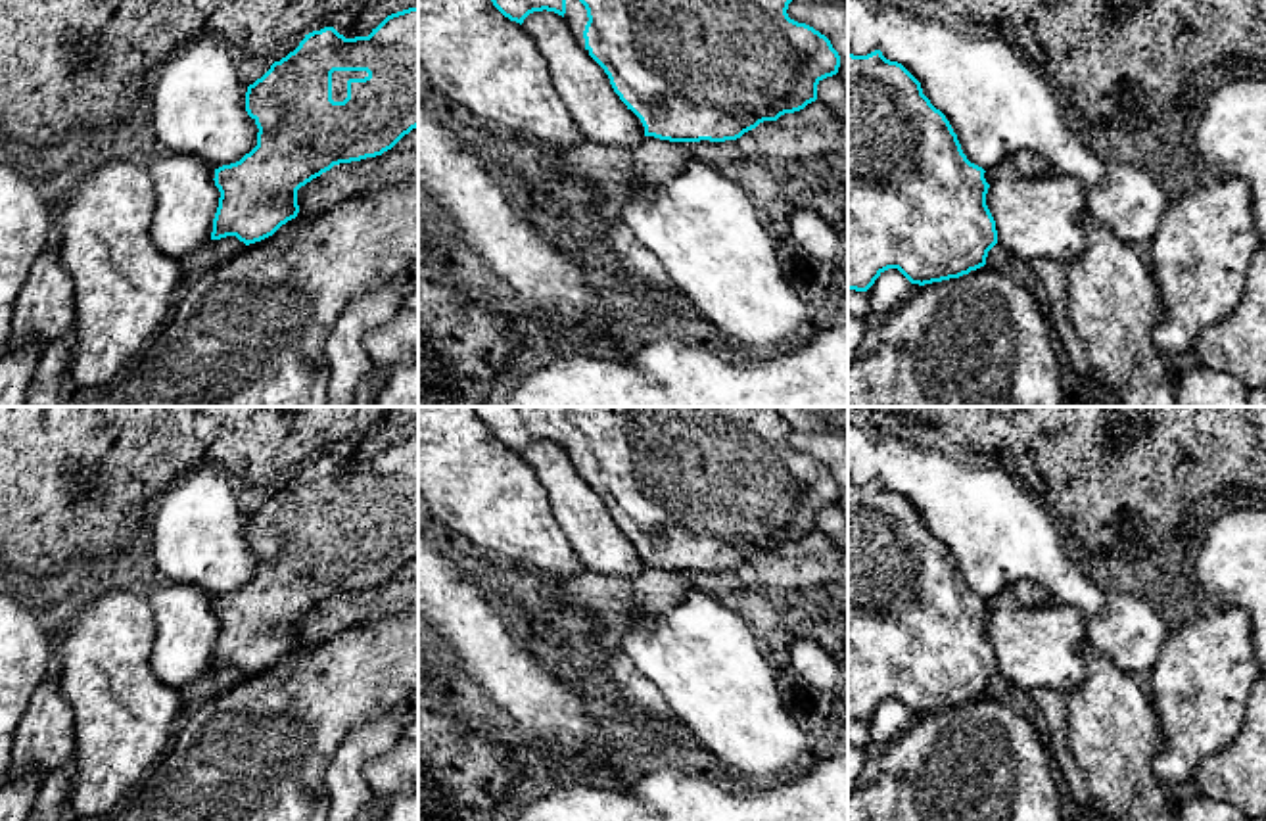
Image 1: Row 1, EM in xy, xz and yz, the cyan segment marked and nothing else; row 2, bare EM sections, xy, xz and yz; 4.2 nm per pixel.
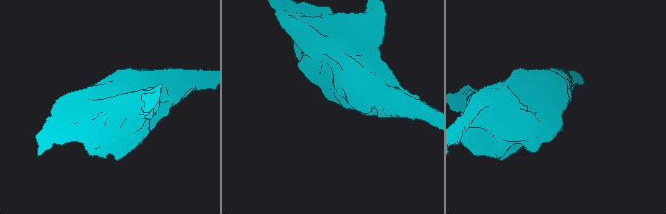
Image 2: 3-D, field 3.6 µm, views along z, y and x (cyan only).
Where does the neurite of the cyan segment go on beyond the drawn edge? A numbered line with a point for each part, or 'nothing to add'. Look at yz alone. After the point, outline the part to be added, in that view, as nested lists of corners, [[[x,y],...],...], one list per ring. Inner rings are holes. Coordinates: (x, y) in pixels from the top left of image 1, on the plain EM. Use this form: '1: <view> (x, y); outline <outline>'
nothing to add

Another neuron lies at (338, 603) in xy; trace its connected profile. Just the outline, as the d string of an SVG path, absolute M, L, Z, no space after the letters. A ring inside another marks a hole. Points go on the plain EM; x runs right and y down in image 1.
M418 556L376 587L340 593L297 620L297 646L316 645L349 627L418 610Z

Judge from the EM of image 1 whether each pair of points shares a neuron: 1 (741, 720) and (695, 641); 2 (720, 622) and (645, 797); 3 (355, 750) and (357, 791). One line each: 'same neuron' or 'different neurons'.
1: same neuron
2: different neurons
3: same neuron

